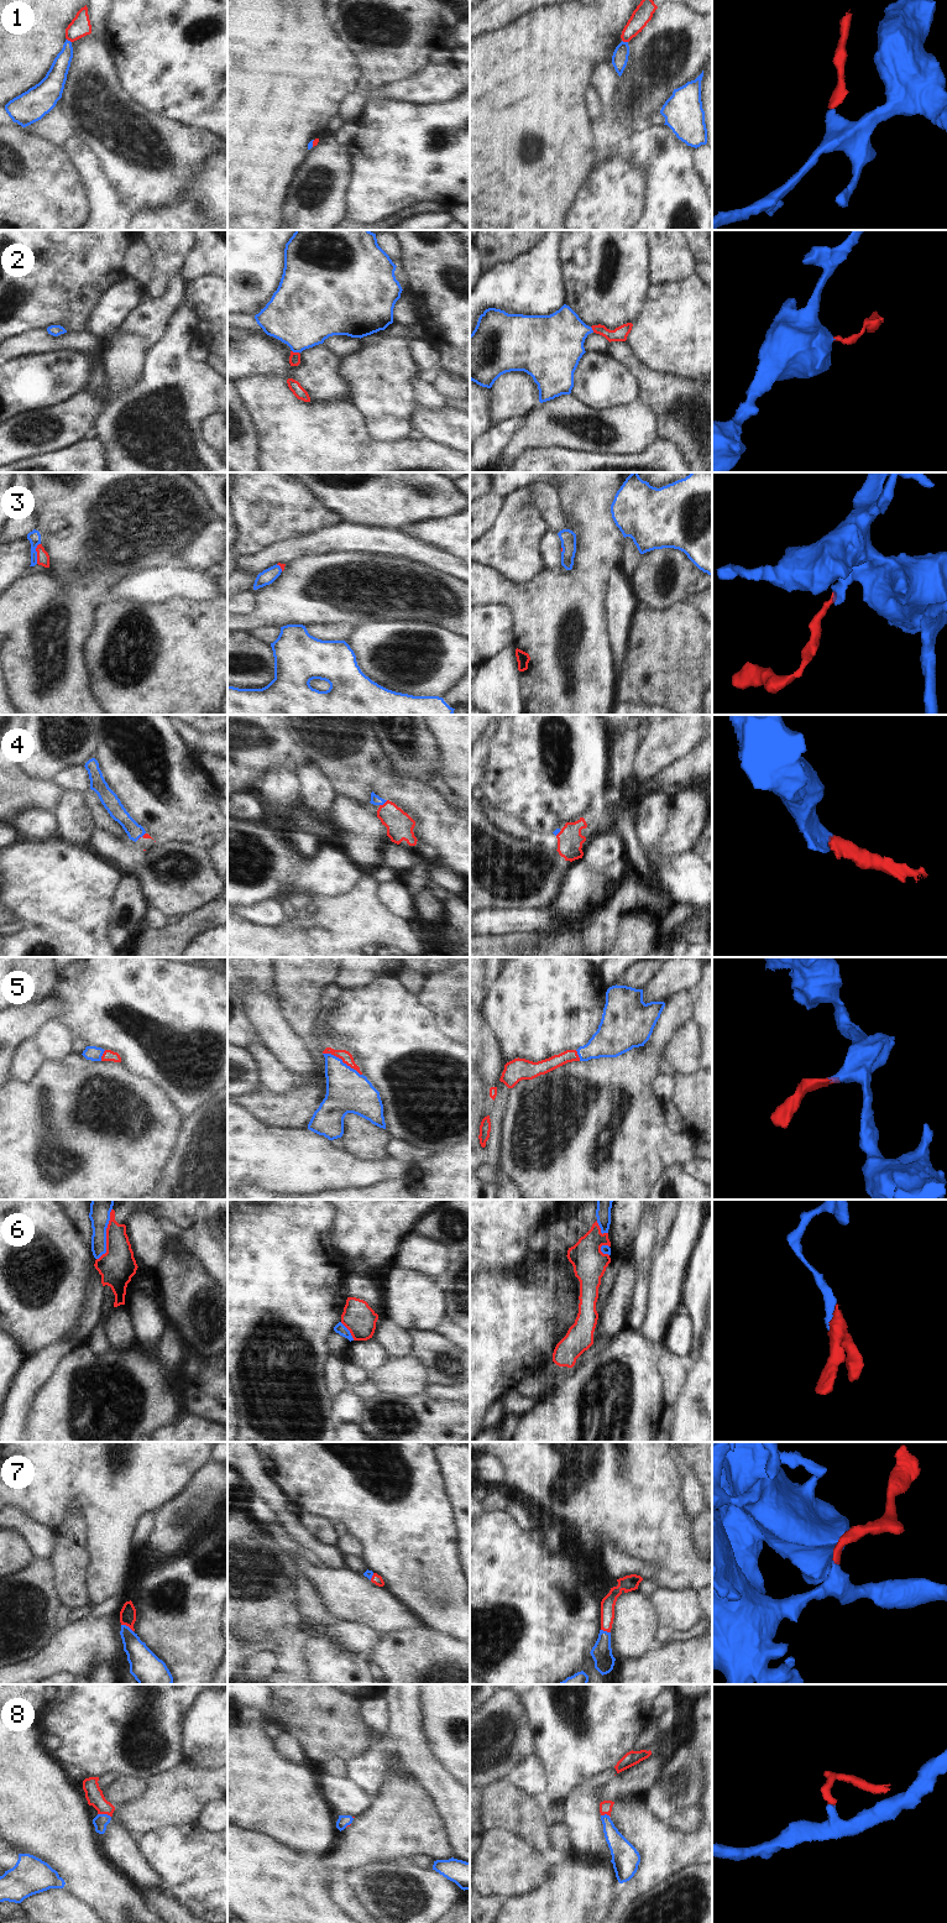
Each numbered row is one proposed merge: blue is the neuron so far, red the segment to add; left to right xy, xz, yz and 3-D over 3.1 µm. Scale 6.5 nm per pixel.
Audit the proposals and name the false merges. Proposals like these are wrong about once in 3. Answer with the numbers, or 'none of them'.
1, 6

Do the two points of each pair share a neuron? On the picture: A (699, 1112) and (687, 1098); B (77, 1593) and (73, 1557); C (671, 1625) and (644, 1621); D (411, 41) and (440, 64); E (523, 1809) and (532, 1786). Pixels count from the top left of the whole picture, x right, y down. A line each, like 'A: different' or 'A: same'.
A: same
B: same
C: different
D: different
E: different

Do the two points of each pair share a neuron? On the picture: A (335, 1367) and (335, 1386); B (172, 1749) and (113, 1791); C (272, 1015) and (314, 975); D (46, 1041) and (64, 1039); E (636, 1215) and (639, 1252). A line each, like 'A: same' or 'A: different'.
A: same
B: different
C: different
D: same
E: same

